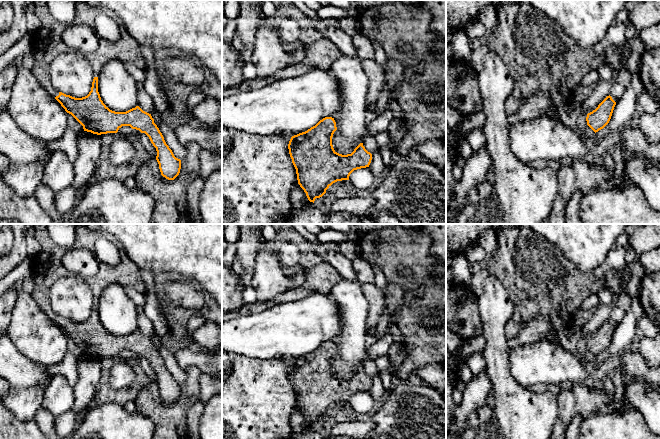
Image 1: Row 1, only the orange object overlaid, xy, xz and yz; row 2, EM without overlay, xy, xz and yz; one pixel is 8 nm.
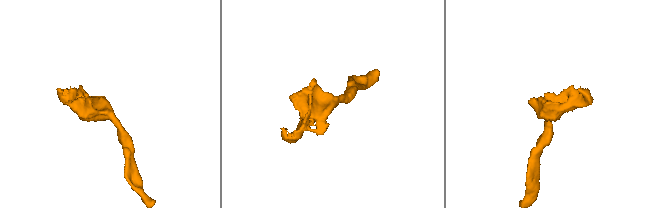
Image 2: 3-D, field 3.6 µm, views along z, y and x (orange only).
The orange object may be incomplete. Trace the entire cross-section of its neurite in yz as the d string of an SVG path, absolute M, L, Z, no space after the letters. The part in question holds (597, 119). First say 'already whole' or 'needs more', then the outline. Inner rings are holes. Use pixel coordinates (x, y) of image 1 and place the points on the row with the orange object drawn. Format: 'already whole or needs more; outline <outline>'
already whole; outline M609 95L598 107L587 114L587 125L596 133L603 129L610 121L616 102Z

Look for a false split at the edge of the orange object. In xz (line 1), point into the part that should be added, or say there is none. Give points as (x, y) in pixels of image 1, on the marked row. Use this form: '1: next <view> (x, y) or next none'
1: next none

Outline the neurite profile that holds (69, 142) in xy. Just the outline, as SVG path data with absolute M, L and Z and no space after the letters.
M69 127L65 130L62 138L57 141L47 143L50 151L63 151L67 154L68 159L74 163L78 157L79 149L79 135L77 135Z

